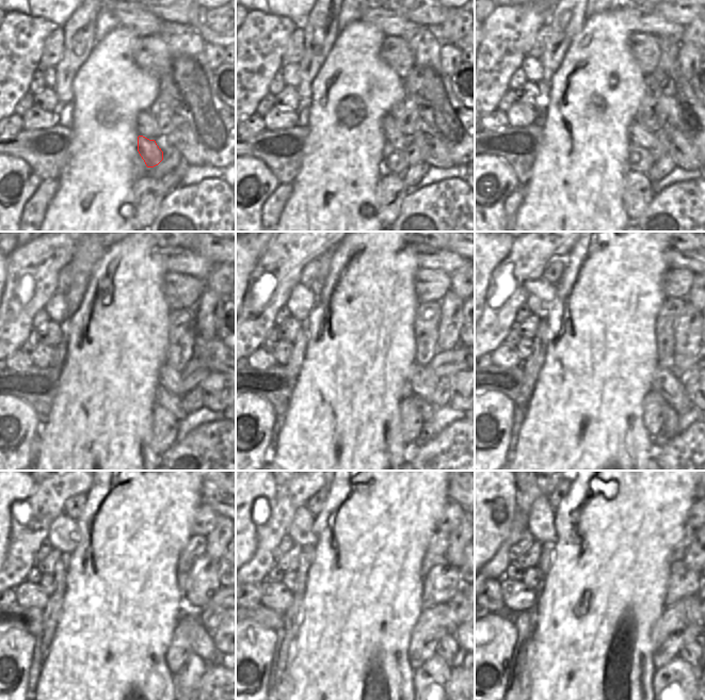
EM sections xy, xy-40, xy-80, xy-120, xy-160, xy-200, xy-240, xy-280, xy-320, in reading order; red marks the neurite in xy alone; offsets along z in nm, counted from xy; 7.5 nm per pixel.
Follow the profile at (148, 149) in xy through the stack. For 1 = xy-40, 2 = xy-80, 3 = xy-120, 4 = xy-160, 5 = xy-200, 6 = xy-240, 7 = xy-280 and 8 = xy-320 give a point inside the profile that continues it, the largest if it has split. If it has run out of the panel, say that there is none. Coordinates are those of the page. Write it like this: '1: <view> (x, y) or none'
1: xy-40 (395, 160)
2: xy-80 (639, 159)
3: xy-120 (164, 398)
4: xy-160 (426, 409)
5: xy-200 (670, 428)
6: xy-240 (194, 668)
7: xy-280 (435, 670)
8: xy-320 (676, 679)

